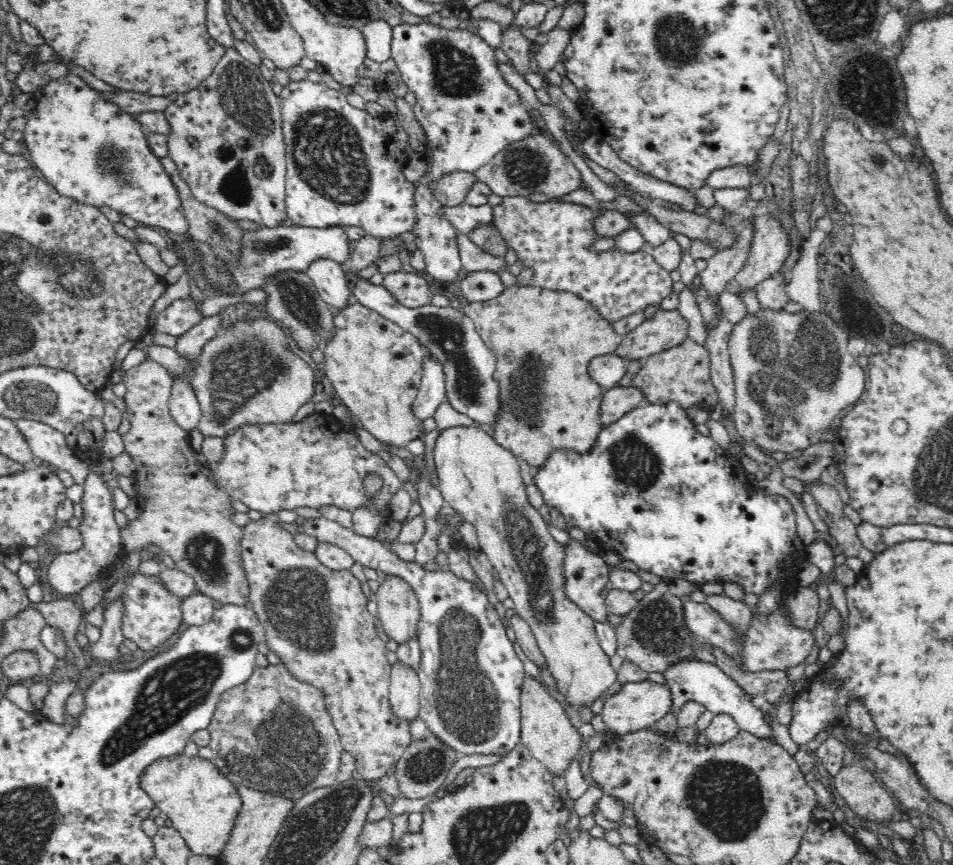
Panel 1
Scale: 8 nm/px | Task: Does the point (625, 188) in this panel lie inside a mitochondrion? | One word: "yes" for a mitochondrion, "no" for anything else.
no

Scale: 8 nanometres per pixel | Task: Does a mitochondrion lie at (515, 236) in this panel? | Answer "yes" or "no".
no

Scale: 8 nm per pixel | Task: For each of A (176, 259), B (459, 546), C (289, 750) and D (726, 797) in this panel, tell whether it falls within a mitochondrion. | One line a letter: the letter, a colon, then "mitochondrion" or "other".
A: other
B: other
C: mitochondrion
D: mitochondrion

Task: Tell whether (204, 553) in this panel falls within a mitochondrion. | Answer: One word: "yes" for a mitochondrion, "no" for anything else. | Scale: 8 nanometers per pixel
yes

